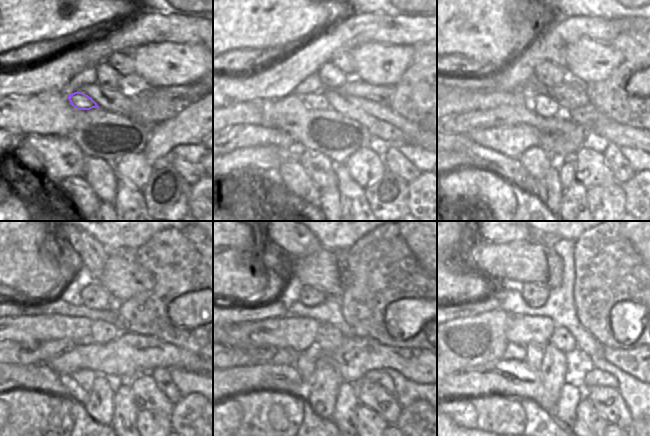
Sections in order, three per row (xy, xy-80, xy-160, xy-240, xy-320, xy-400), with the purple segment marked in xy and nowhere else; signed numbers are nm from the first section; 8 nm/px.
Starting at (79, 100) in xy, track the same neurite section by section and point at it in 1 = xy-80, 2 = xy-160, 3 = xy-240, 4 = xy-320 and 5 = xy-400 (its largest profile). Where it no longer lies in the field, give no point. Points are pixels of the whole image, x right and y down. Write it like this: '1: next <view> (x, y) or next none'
1: next xy-80 (316, 100)
2: next xy-160 (544, 106)
3: next xy-240 (102, 332)
4: next xy-320 (328, 338)
5: next xy-400 (561, 338)

